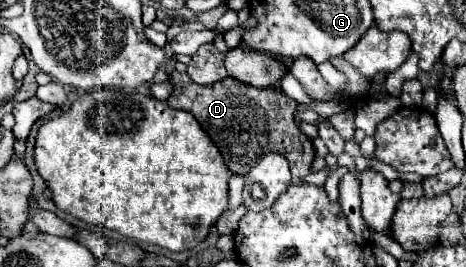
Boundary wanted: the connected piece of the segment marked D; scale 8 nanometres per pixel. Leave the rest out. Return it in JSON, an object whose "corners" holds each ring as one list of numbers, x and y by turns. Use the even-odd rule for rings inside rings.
{"corners":[[177,72,171,74,171,84,173,92,167,98,167,104,171,108,185,108,197,118,201,128,221,150,231,172,245,176,255,166,255,158,261,158,267,152,279,152,289,160,293,176,303,178,309,174,311,162,315,158,315,148,313,142,297,128,293,120,297,102,281,90,273,86,253,88,239,80,233,80,231,76,211,86,199,86,191,82,187,74]]}

